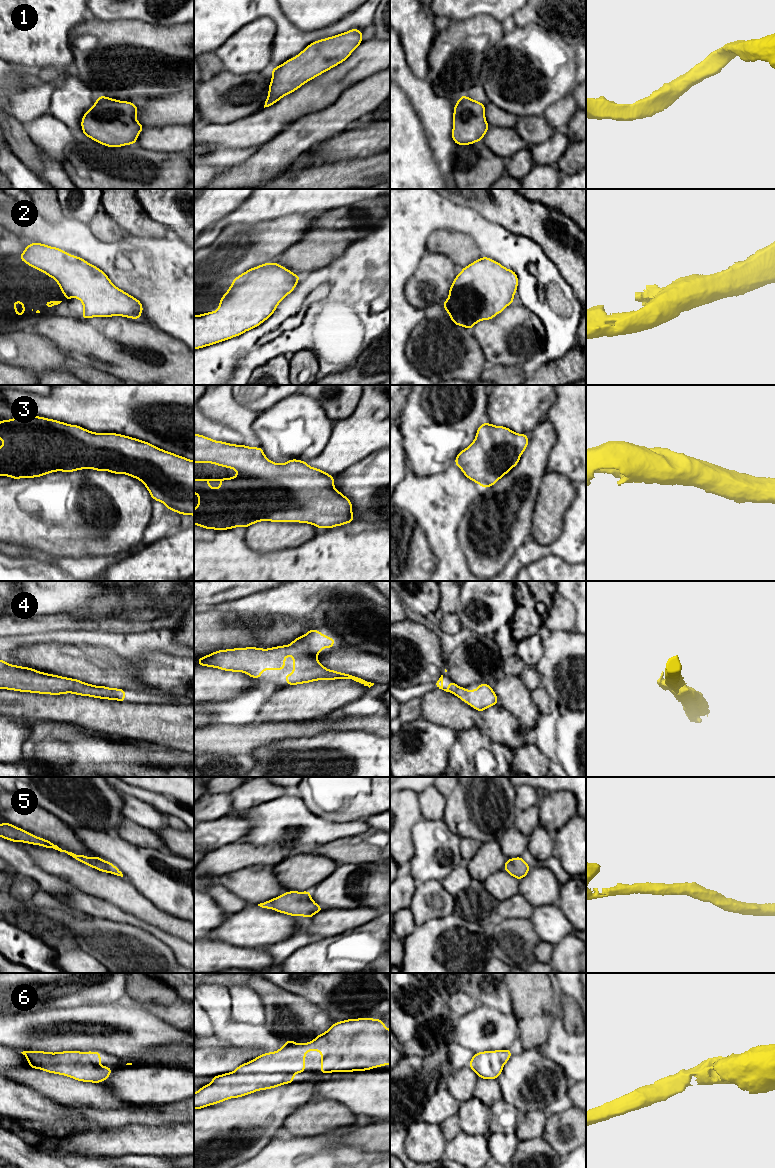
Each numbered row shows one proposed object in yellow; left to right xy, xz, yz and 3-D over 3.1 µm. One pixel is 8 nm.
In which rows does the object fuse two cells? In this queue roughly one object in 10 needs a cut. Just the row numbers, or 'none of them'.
none of them

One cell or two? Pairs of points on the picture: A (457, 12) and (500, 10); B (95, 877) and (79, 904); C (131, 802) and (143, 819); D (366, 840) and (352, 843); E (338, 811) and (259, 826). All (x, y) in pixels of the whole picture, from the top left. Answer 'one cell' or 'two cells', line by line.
A: one cell
B: two cells
C: one cell
D: one cell
E: two cells

